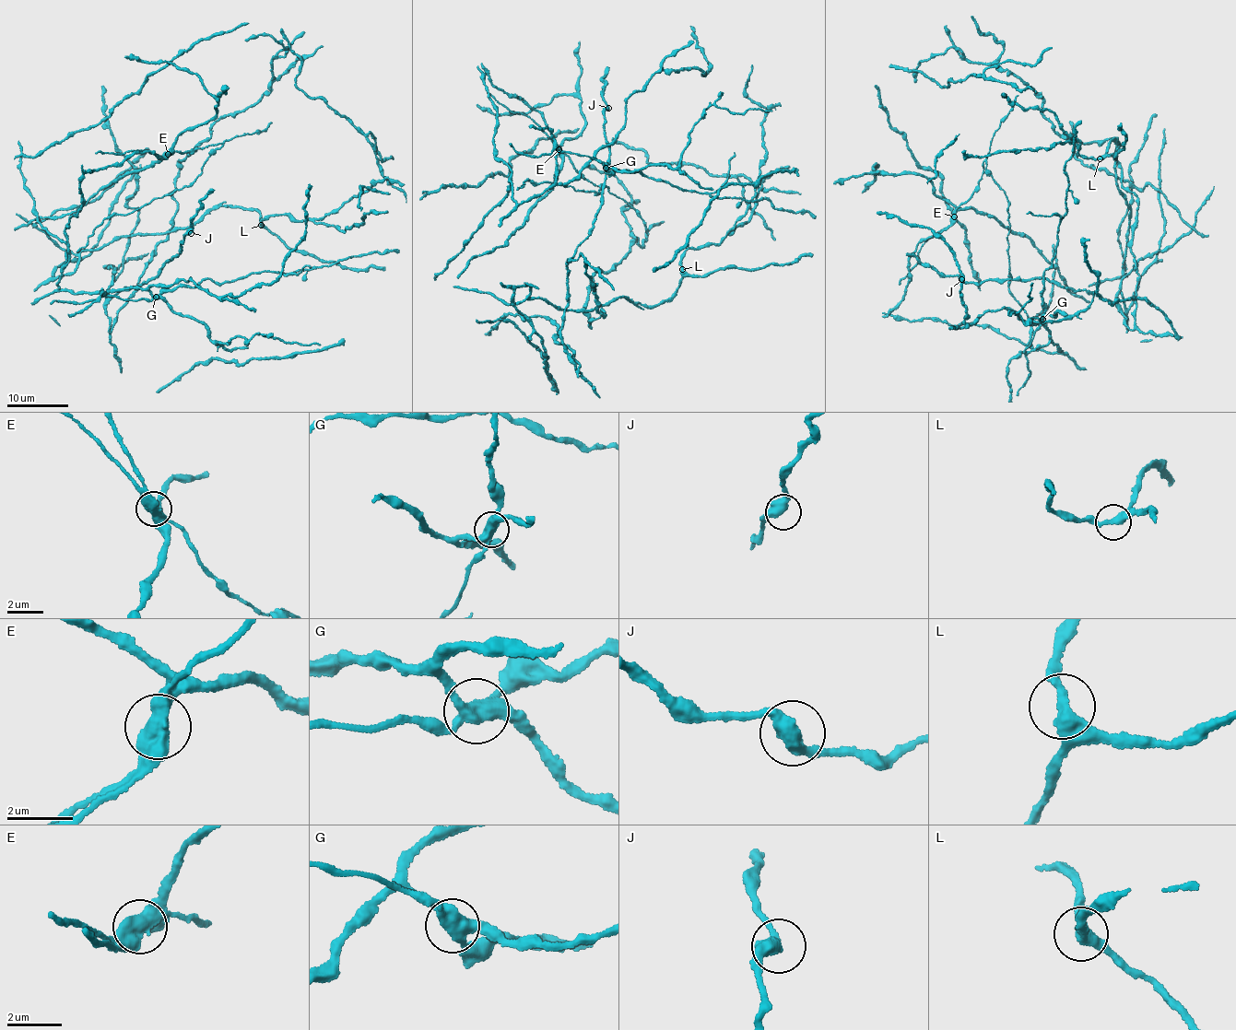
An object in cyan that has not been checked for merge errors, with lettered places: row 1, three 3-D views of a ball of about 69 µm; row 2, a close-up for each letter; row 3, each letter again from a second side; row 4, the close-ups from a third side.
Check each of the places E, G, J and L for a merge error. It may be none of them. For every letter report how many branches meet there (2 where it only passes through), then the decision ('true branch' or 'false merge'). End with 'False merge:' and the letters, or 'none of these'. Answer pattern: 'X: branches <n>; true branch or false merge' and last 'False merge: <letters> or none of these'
E: branches 2; false merge
G: branches 4; false merge
J: branches 2; true branch
L: branches 2; true branch
False merge: E, G

